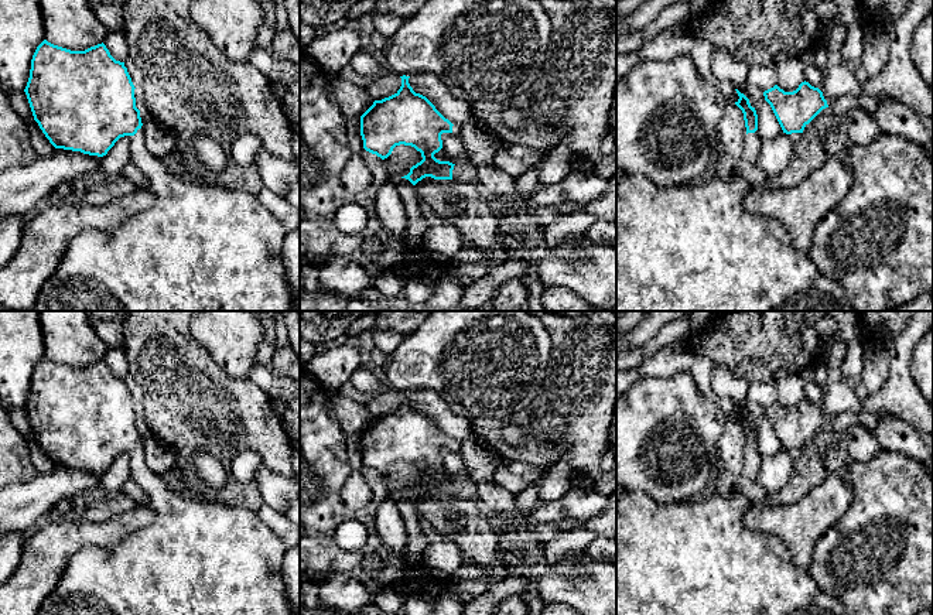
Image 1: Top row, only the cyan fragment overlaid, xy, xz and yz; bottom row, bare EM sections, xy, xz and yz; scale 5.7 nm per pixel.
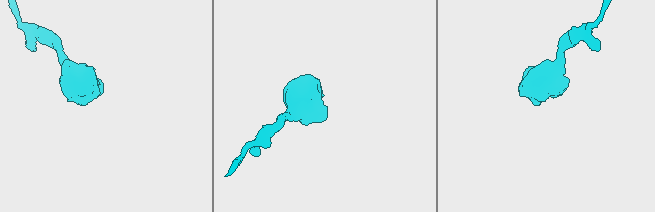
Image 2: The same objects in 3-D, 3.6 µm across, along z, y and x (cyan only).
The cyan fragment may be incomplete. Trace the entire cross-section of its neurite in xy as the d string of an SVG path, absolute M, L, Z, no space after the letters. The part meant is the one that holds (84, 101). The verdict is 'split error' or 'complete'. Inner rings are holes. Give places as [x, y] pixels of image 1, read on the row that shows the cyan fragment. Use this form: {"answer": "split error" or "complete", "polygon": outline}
{"answer": "split error", "polygon": "M44 40L33 55L30 78L24 92L27 95L34 120L38 123L49 143L55 148L103 157L120 137L130 136L131 161L143 171L148 184L146 189L154 194L154 204L150 208L129 218L116 229L110 232L88 230L74 238L55 273L40 290L34 311L294 311L294 297L287 281L286 267L281 257L281 249L287 235L281 222L263 206L257 195L247 191L209 185L198 180L178 177L167 165L165 160L153 156L144 144L144 131L141 129L143 123L140 110L136 107L134 89L136 88L124 62L116 61L103 42L85 51L71 51Z"}

